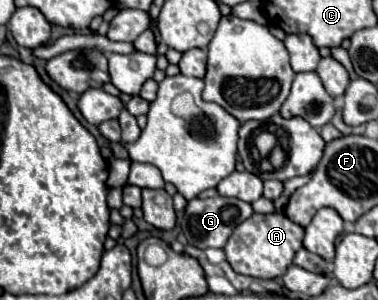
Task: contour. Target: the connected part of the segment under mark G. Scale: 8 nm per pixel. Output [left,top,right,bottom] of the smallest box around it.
[181,197,253,249]

